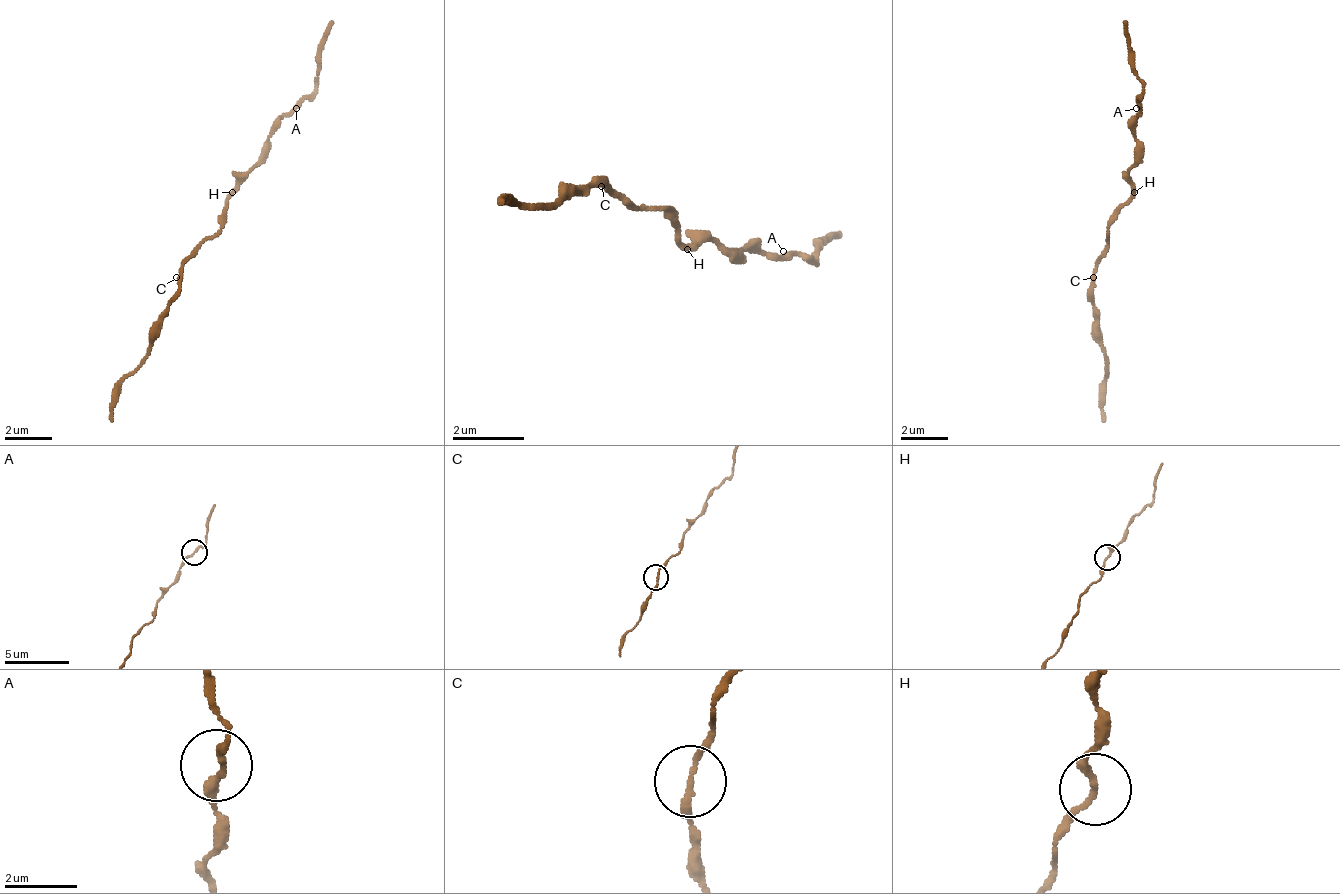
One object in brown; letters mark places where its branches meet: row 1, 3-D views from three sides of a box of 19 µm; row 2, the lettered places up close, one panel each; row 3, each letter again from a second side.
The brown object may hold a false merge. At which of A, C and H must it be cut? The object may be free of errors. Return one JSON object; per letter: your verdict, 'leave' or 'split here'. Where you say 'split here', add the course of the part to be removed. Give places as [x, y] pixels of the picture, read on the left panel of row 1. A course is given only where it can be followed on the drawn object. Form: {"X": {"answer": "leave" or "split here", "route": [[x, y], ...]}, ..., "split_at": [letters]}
{"A": {"answer": "leave"}, "C": {"answer": "leave"}, "H": {"answer": "leave"}, "split_at": []}

